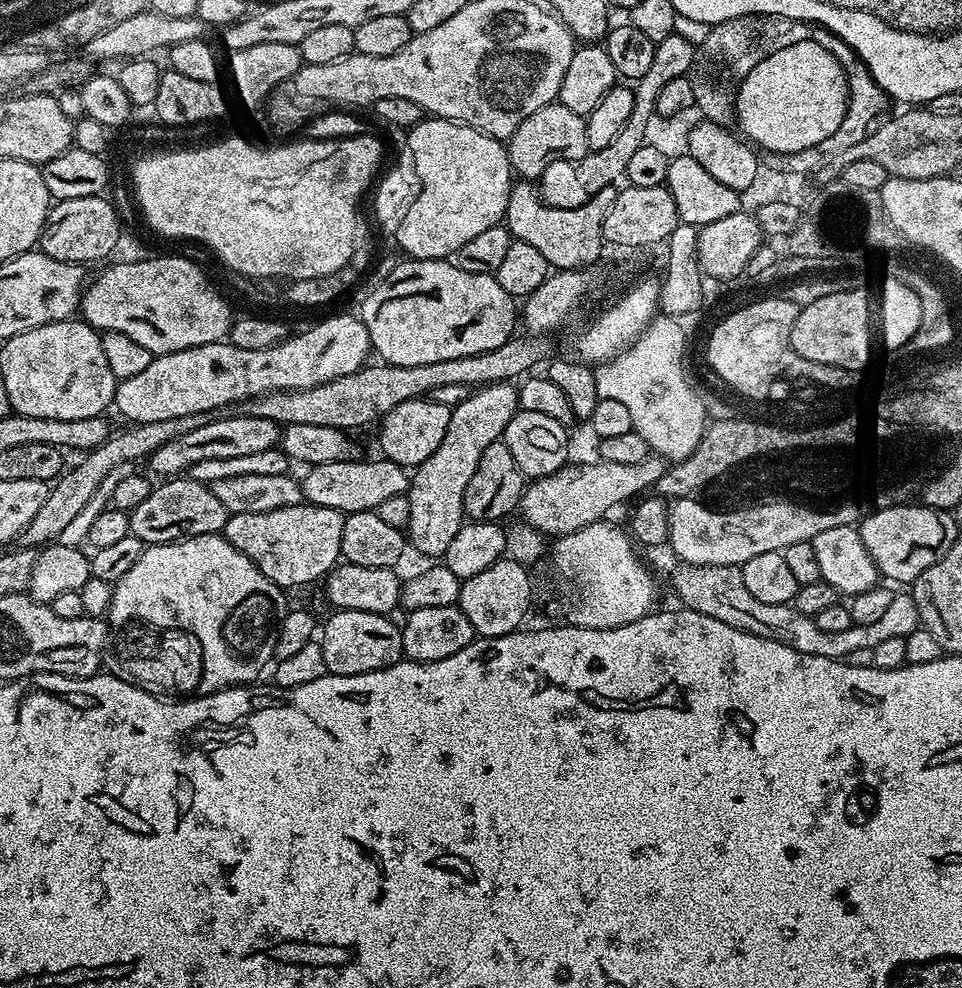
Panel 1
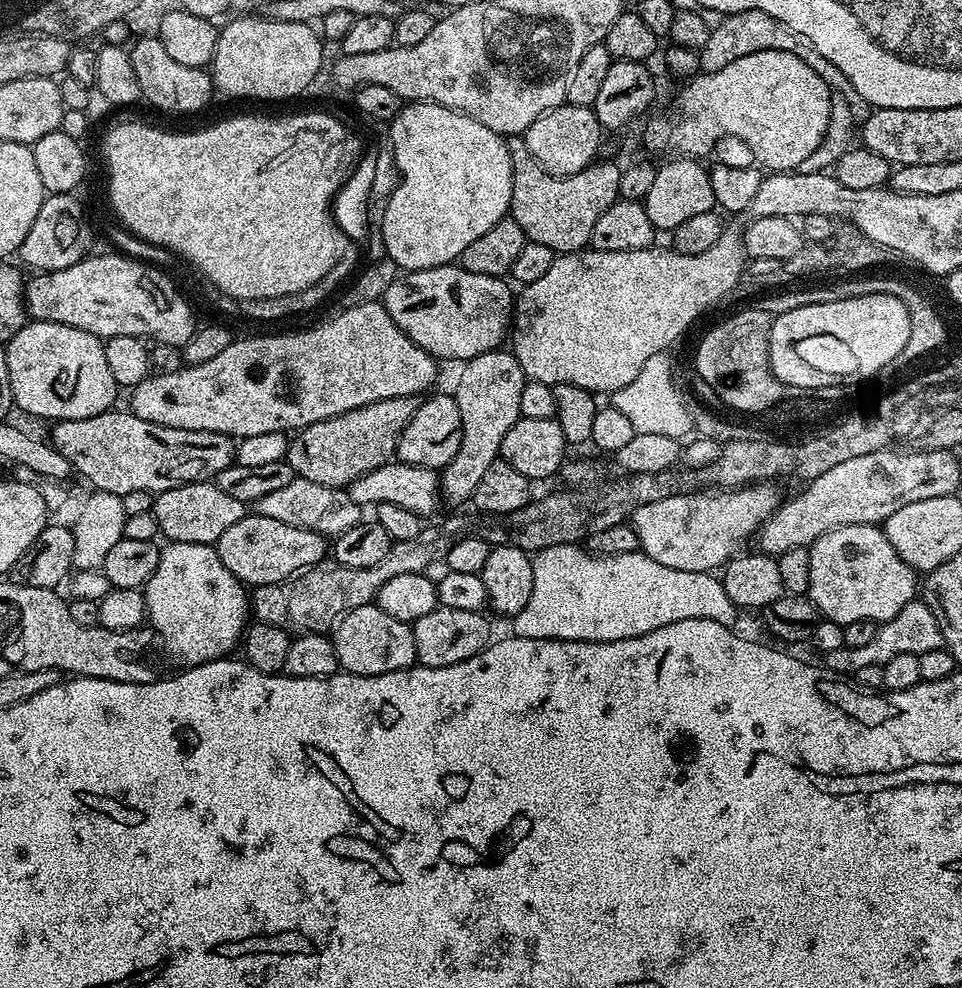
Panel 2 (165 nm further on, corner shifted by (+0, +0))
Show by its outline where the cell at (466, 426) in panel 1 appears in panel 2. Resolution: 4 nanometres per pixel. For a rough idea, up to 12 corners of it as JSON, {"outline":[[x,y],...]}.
{"outline":[[508,350],[463,361],[454,395],[462,446],[443,499],[471,501],[522,419],[526,379]]}

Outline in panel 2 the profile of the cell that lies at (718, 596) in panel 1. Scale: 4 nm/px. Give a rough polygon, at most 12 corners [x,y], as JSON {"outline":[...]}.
{"outline":[[923,599],[906,602],[862,646],[825,652],[823,667],[855,674],[897,654],[943,647]]}

